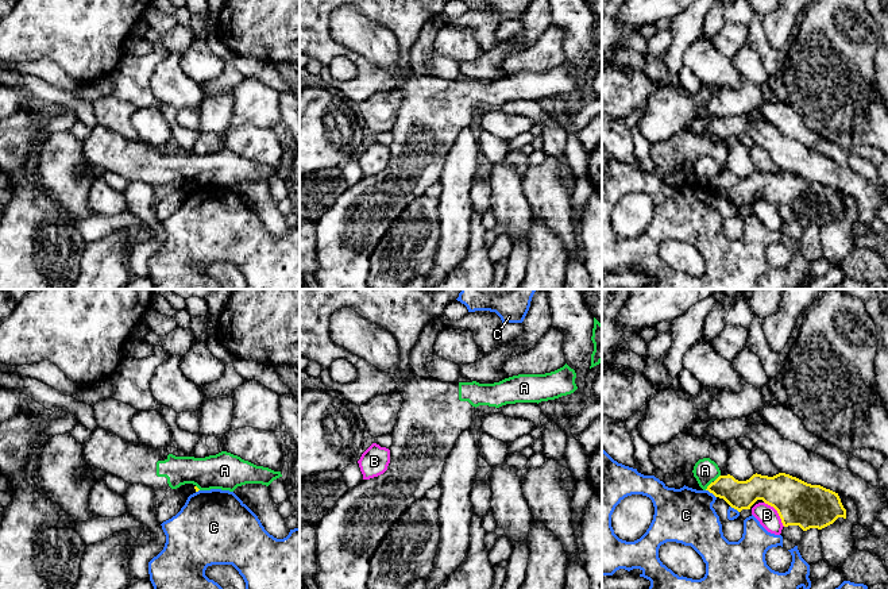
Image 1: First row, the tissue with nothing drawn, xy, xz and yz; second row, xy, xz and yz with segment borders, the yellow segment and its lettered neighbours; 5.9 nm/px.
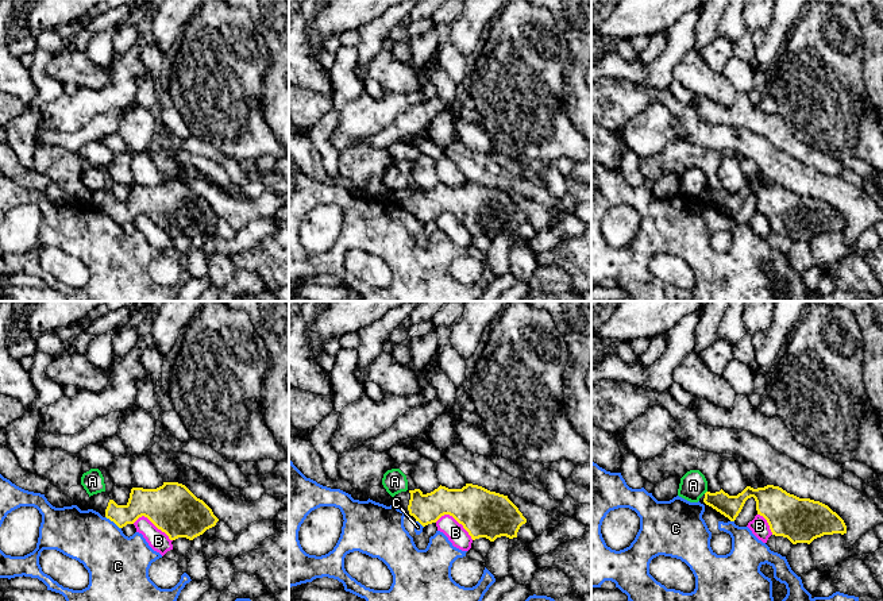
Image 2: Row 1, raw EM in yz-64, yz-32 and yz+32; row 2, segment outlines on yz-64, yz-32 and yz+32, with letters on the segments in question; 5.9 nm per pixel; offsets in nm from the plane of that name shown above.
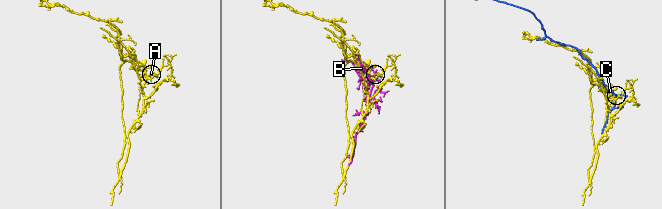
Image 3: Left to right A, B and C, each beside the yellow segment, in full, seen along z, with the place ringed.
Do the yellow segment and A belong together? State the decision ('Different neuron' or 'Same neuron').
Different neuron

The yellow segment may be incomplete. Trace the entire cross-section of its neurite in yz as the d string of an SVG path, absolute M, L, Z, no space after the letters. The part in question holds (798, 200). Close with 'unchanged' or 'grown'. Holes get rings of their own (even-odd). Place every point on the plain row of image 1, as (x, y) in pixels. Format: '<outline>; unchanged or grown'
M756 170L746 178L738 178L730 172L719 173L706 188L738 209L762 197L777 208L784 224L799 223L803 228L822 227L838 215L846 216L838 190L785 170L773 174Z; unchanged

